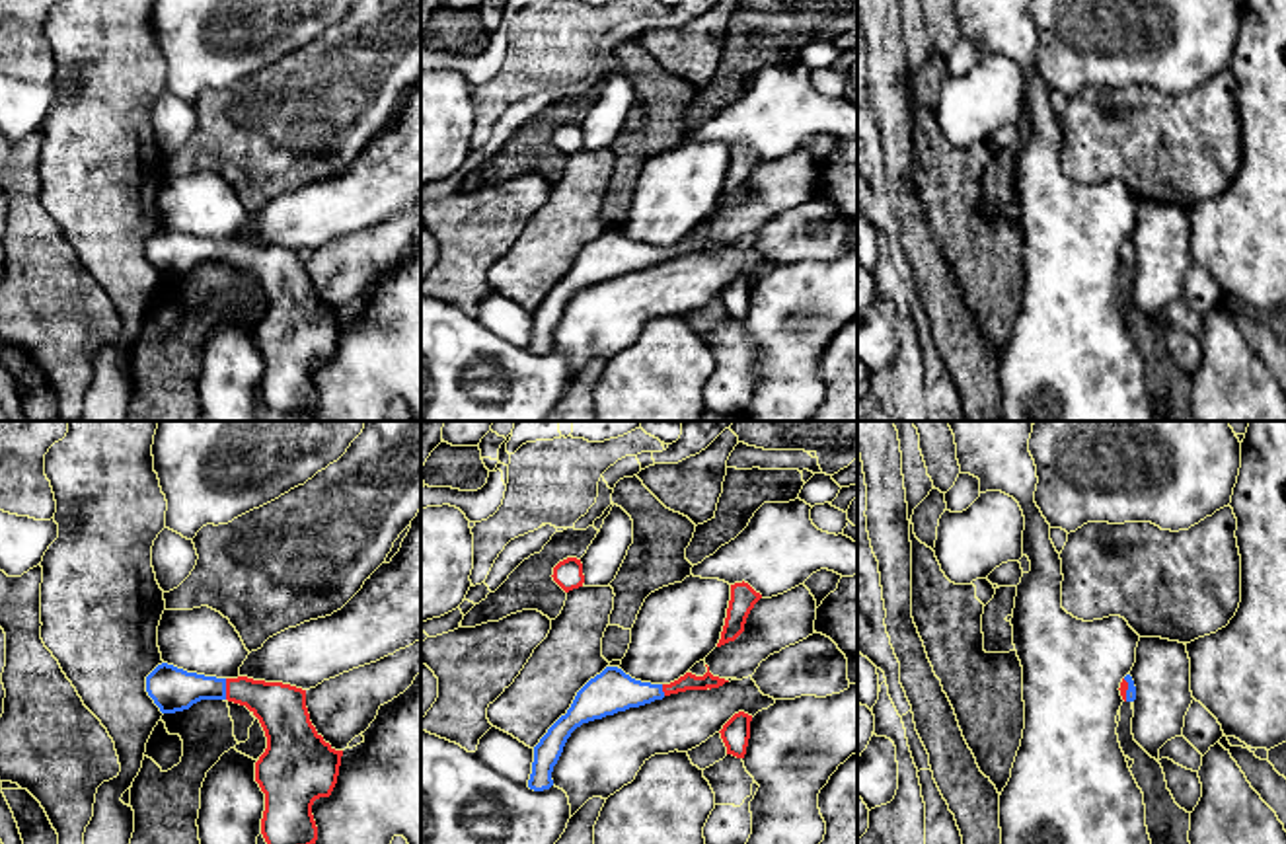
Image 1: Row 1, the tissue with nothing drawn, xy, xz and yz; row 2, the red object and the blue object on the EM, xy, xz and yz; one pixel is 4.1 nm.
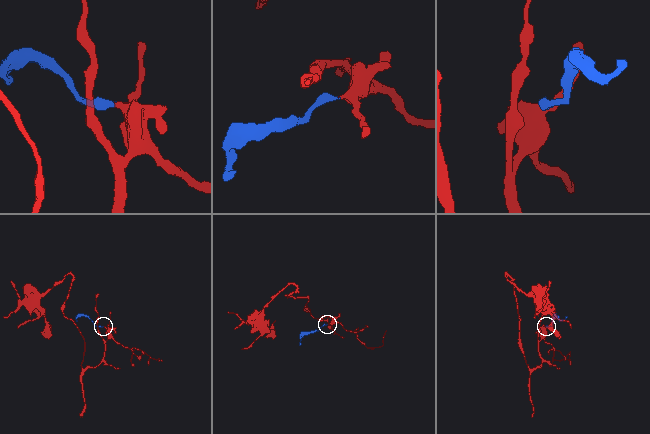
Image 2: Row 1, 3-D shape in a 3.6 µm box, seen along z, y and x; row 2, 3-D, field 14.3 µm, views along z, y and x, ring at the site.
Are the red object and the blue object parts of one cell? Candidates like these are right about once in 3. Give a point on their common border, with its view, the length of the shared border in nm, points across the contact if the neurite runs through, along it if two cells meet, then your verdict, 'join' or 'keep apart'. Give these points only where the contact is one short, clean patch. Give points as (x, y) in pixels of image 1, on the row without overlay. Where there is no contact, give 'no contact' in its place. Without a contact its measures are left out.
meets red in xy at (226, 252); contact 90 nm long; runs through xy (281, 271), (256, 258), (226, 252), (172, 252); join

